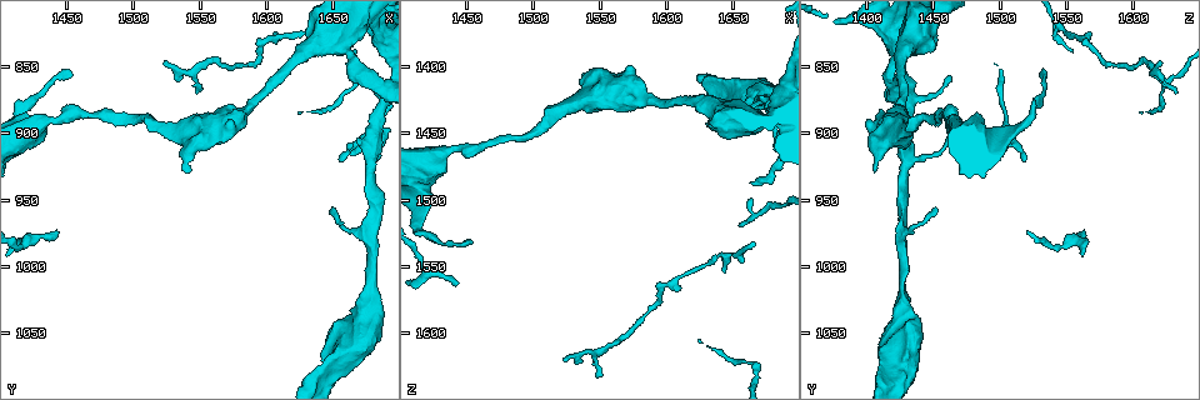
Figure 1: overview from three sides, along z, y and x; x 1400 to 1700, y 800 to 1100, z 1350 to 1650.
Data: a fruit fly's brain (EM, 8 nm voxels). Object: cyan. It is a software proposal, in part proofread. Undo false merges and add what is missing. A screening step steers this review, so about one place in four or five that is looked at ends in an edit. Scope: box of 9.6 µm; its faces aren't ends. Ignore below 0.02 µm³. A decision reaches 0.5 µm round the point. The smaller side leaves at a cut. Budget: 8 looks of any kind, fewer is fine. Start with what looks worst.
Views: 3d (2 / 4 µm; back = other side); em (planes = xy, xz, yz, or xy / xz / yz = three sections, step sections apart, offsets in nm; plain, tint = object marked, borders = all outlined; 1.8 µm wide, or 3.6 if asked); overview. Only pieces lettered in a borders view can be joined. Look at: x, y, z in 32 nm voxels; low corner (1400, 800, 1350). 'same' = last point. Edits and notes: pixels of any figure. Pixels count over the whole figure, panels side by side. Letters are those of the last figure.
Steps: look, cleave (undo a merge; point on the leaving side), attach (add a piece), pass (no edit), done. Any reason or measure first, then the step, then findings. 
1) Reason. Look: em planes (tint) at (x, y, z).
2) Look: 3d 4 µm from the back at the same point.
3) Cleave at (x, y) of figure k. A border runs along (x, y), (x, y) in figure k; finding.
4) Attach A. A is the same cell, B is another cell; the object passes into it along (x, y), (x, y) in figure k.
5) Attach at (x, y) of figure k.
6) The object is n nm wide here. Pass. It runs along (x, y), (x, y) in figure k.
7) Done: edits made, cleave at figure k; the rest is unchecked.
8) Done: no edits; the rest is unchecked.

Thin neck. Look: 3d 4 µm at (1680, 916, 1428).

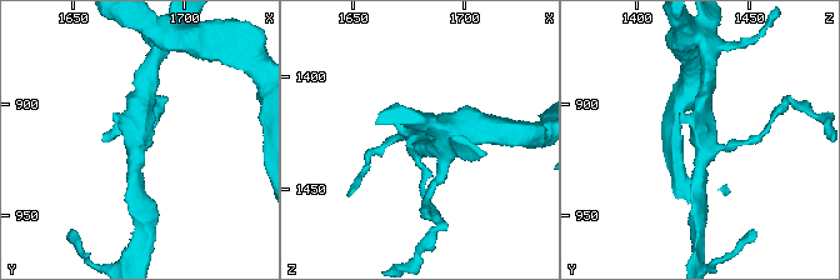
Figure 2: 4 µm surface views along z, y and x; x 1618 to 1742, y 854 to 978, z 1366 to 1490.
Look: em planes (borders) at (1681, 917, 1428).

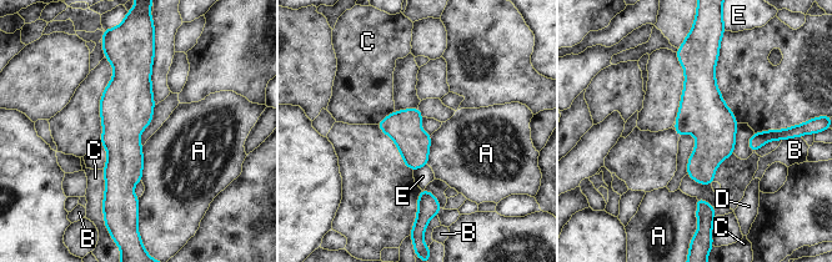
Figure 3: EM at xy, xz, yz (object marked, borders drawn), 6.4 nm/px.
The longest contact is with C, 260 nm. Pass. A, B, C, D and E are other cells; it runs along (131, 55), (125, 195), (135, 205) in figure 3; continuous, no second neuron.

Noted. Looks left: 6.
Sharp bend. Look: em planes (borders) at (1646, 826, 1542).

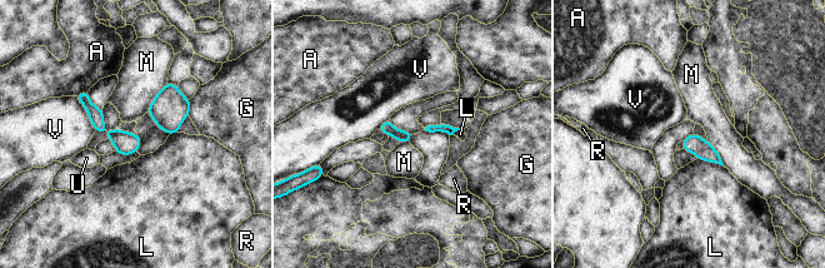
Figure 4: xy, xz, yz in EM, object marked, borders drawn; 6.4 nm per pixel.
Pass. A, G, L, M, R, U and V are other cells; all the same neuron.

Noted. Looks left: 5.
Branch stops here. Look: 3d 2 µm at (1522, 846, 1620).

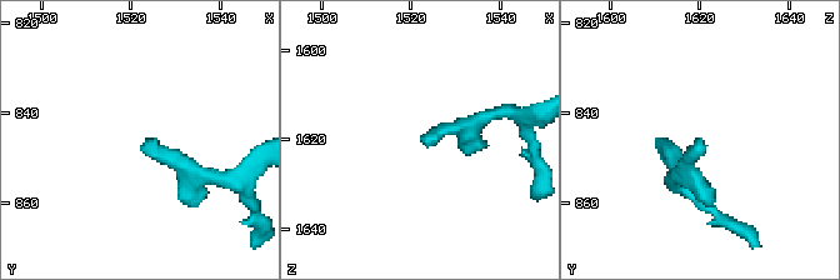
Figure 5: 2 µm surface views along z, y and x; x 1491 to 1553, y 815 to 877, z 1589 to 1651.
Look: em planes (tint) at (1522, 848, 1621).

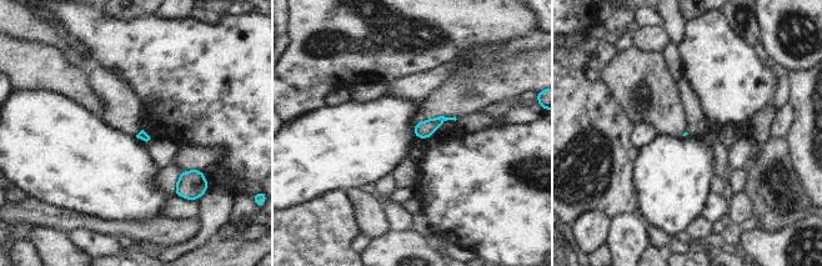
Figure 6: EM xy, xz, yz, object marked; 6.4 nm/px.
Look: em planes (borders) at the same point.

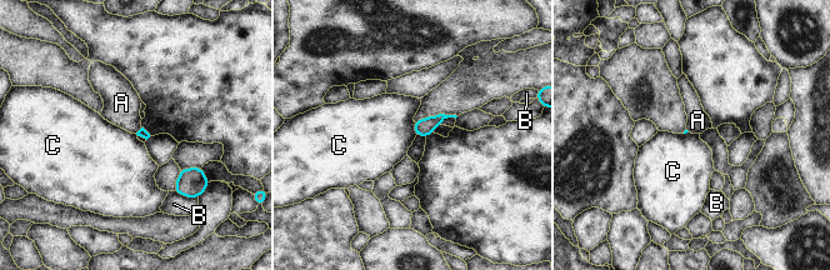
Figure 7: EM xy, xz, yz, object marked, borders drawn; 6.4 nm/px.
Pass. A, B and C are other cells; a border runs along (414, 123), (414, 131), (416, 134) in figure 7; none of them fits.

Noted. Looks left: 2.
Done: no edits; the rest is unchecked.

